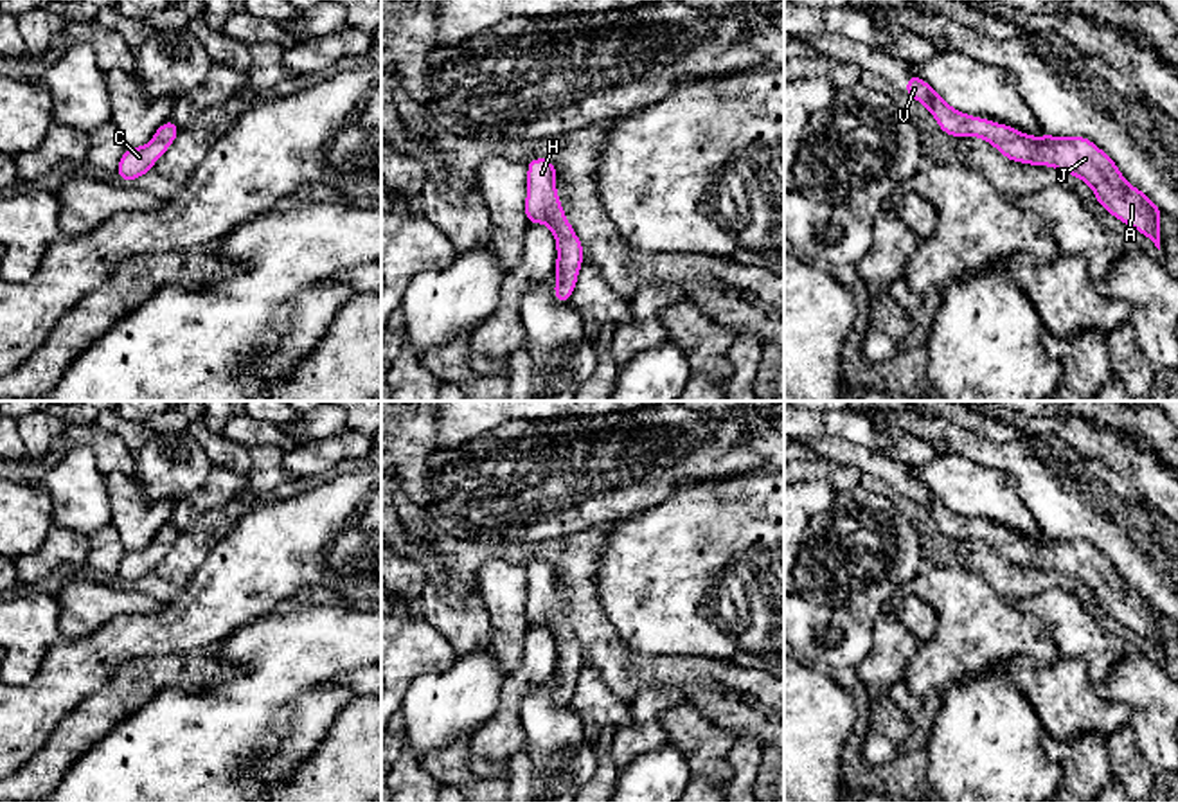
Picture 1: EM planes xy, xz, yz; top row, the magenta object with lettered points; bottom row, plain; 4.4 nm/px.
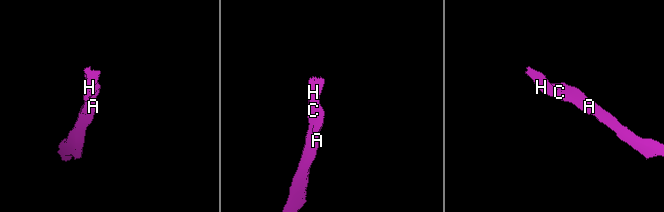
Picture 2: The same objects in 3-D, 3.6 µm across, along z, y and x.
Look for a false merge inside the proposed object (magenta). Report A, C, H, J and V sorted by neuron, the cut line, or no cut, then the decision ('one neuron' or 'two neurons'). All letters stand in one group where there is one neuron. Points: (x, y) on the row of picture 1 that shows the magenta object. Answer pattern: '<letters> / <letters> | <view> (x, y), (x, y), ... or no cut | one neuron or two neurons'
A C H J V | no cut | one neuron

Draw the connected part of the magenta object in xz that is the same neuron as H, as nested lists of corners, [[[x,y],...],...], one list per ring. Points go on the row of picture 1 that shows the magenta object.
[[[534,158],[527,169],[525,216],[529,223],[545,223],[556,236],[554,295],[558,302],[568,302],[583,264],[583,246],[561,209],[556,192],[556,165],[547,158]]]

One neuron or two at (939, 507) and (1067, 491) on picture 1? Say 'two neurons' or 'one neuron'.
two neurons

